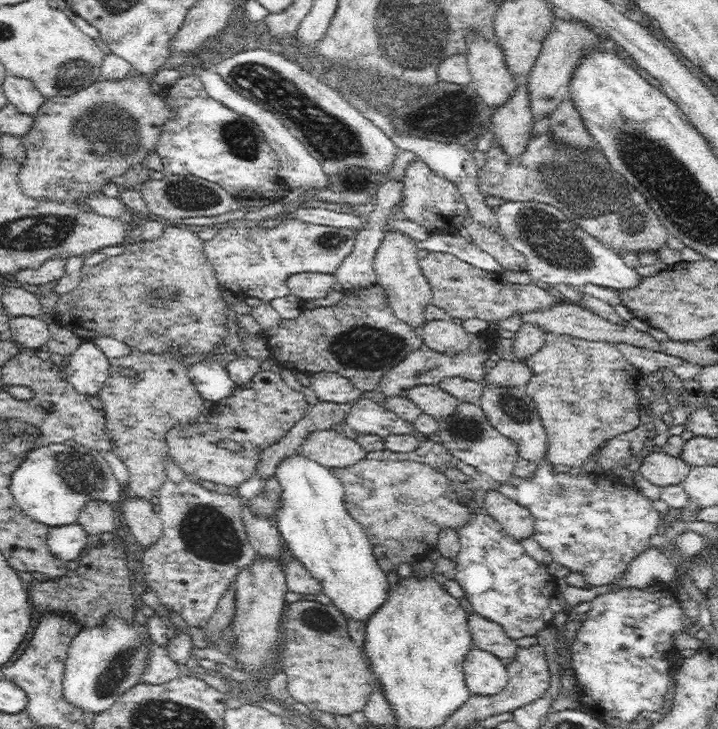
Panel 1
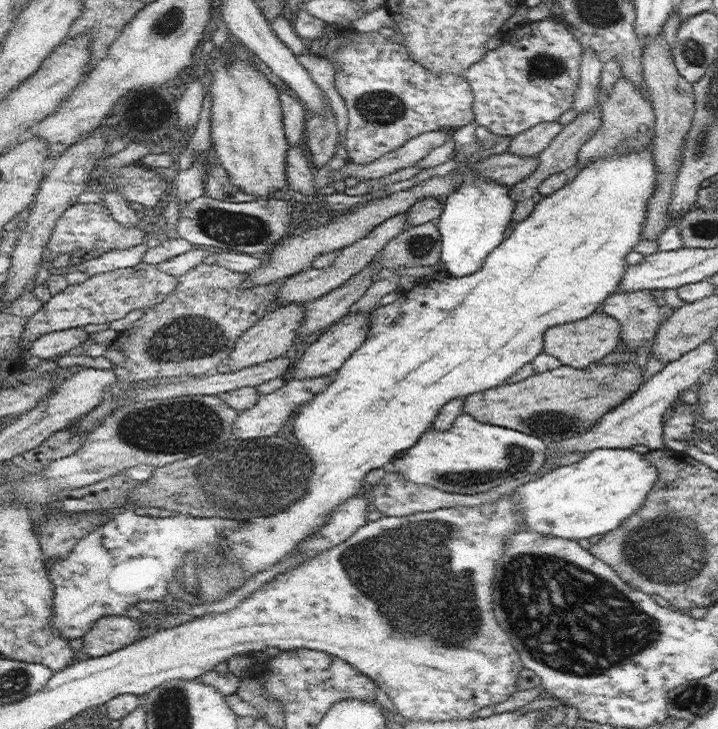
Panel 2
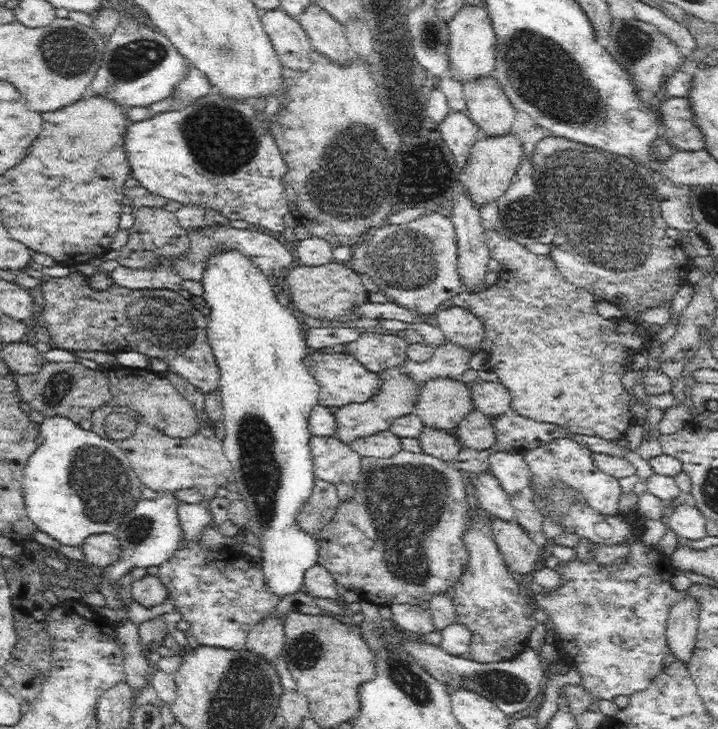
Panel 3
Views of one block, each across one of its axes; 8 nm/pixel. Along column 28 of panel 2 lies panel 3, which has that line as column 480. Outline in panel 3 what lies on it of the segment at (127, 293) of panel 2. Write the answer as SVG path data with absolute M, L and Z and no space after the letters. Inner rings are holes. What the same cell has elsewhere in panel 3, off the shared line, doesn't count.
M460 306L440 308L436 311L437 326L444 333L445 339L466 349L485 346L484 325L482 319Z

